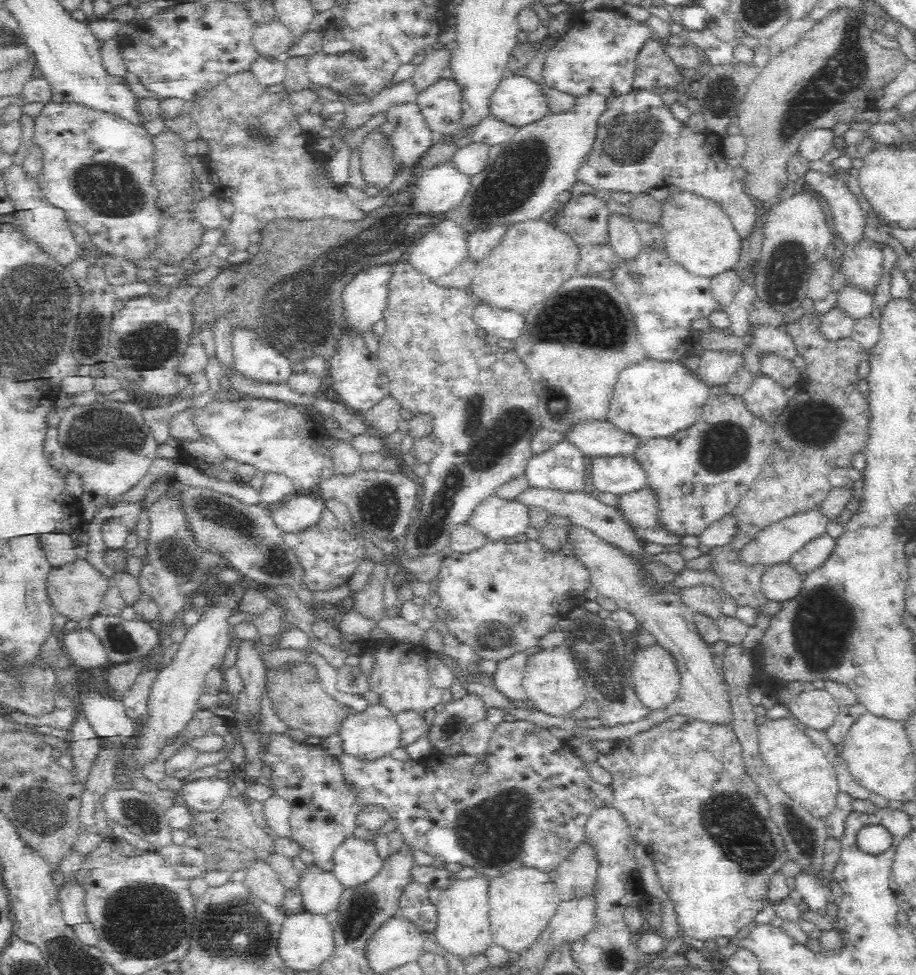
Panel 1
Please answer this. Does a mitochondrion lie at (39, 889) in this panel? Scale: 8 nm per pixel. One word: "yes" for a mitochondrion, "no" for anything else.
no

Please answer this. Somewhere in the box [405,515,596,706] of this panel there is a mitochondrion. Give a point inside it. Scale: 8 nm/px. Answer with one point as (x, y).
(491, 636)

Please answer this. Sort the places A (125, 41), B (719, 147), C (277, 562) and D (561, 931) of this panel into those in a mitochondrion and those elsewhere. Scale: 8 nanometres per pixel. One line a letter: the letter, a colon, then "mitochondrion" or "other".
A: other
B: other
C: mitochondrion
D: other

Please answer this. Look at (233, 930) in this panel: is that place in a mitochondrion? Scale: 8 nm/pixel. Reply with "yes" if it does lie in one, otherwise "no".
yes

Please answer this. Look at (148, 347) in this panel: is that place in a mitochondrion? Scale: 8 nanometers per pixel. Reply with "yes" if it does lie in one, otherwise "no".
yes

